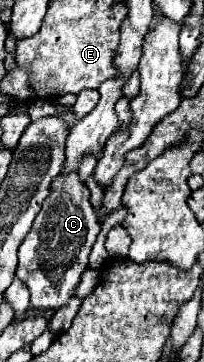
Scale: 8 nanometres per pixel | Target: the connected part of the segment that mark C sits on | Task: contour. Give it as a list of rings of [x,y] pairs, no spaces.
[[[76,172],[68,174],[68,178],[56,178],[30,234],[18,248],[16,276],[30,288],[30,302],[36,310],[58,312],[74,298],[80,276],[88,268],[88,256],[98,232],[100,222],[90,206],[90,190],[86,184]]]

